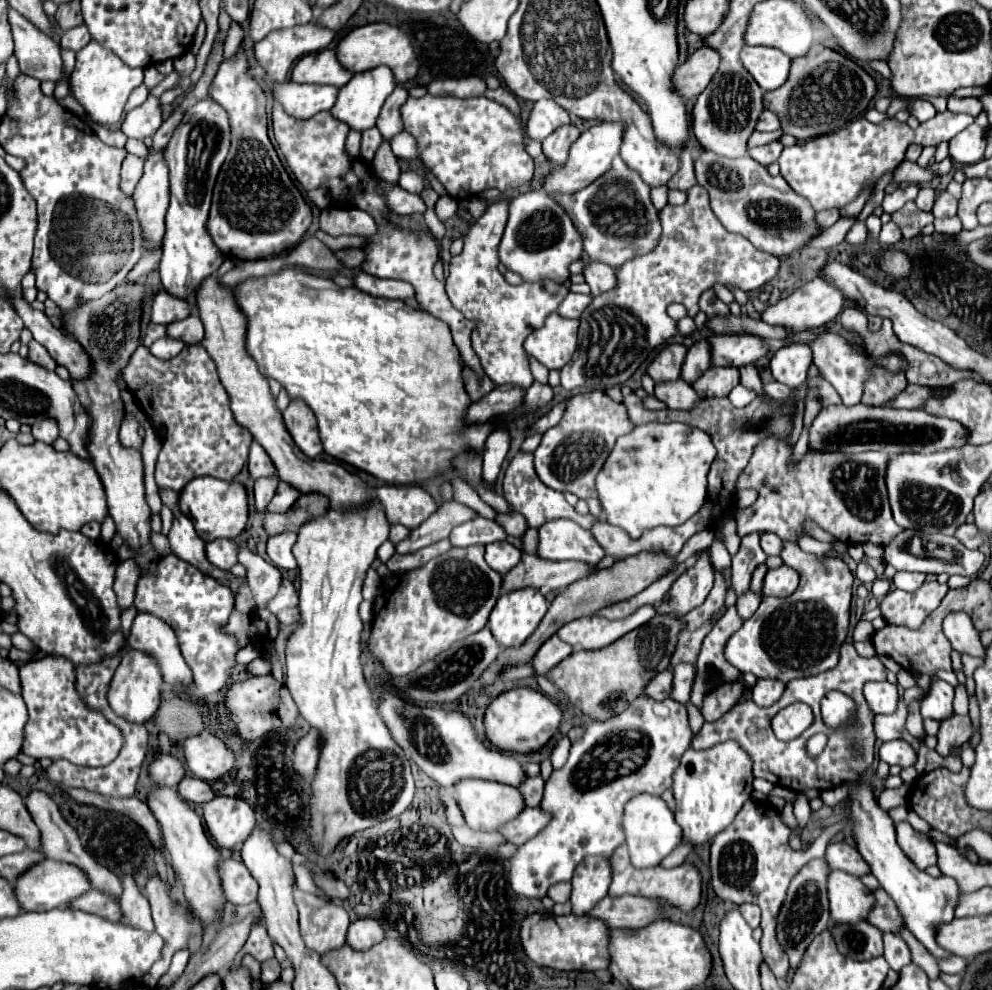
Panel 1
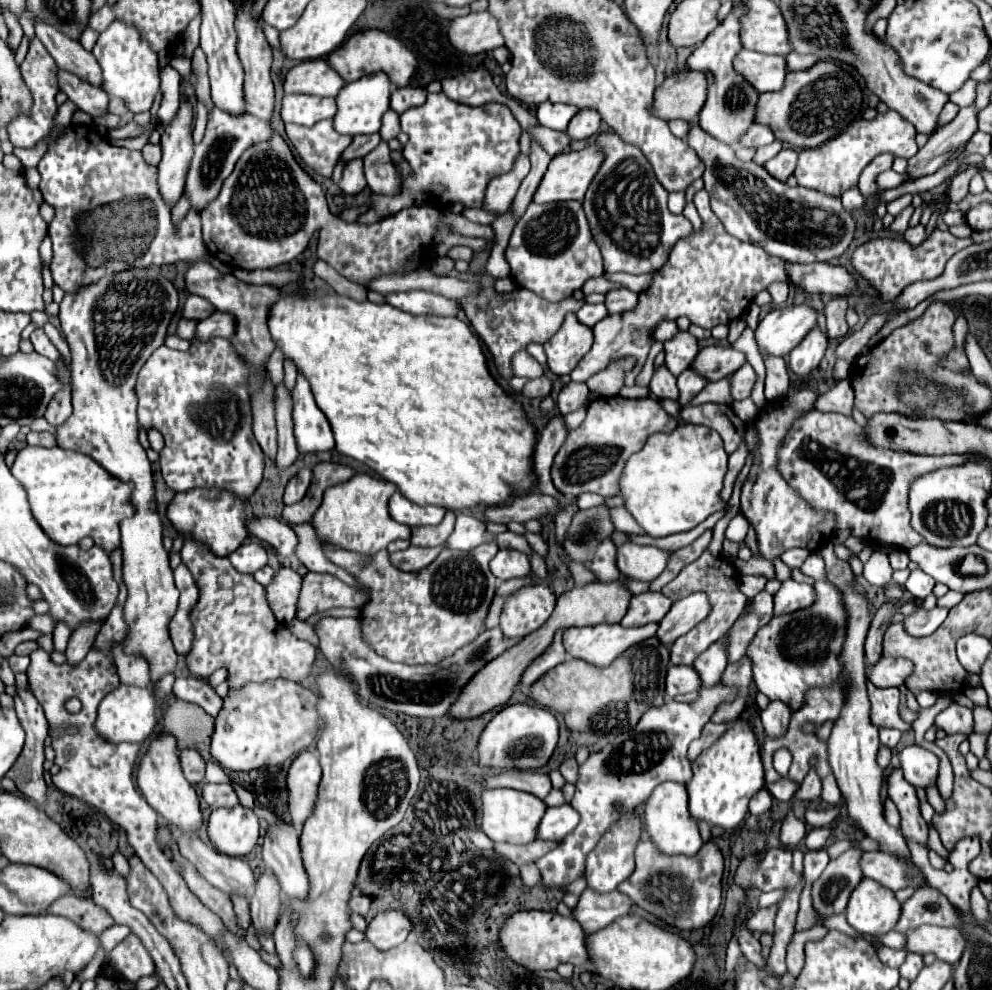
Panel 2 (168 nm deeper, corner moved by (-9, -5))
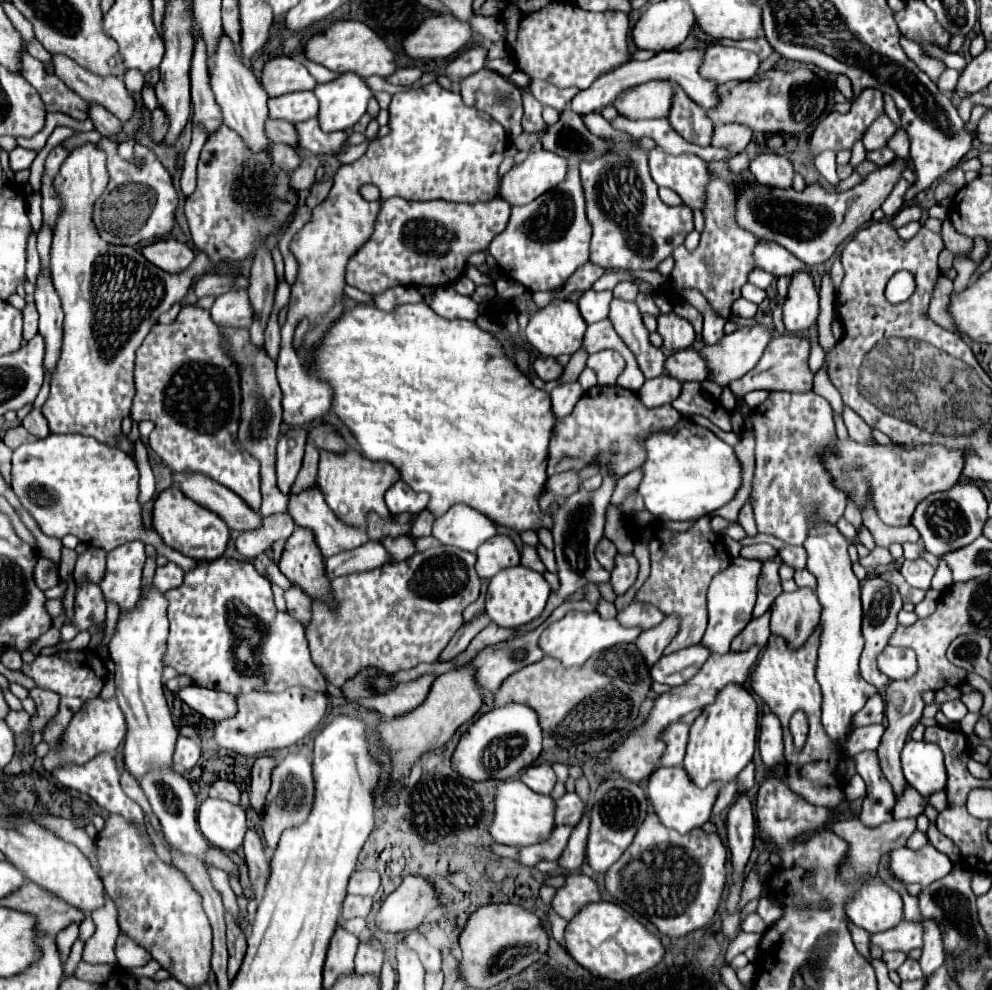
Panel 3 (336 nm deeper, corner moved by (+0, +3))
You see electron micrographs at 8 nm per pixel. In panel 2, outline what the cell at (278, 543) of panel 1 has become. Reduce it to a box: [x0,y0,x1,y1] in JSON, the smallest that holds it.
[247,518,297,558]

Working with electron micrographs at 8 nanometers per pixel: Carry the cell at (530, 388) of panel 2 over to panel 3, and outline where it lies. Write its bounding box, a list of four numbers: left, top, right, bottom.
[532,356,564,380]

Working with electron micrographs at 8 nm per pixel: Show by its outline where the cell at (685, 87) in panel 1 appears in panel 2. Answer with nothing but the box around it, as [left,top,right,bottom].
[653,70,707,122]

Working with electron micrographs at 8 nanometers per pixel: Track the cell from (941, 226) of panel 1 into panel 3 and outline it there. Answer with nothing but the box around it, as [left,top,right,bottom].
[942,220,974,254]

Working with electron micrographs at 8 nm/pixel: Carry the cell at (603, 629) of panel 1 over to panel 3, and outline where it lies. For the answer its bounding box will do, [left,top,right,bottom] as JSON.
[538,610,640,668]

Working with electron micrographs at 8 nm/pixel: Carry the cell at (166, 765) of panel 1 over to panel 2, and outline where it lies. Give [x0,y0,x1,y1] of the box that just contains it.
[179,750,205,784]

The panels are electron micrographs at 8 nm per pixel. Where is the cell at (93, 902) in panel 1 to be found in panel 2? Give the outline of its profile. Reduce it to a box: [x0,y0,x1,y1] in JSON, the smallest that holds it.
[47,892,115,934]

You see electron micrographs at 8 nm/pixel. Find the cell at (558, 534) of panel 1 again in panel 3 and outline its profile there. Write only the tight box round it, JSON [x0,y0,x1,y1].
[596,538,618,572]

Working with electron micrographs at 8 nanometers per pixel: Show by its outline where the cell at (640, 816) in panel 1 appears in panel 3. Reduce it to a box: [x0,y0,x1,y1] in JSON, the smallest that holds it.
[648,766,722,834]

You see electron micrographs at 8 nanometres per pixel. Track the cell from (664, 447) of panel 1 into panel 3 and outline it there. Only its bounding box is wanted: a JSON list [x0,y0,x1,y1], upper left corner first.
[638,420,742,520]

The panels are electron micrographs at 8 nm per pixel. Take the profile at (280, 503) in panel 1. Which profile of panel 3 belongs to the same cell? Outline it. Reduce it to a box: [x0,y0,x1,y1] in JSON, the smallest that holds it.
[276,428,308,494]

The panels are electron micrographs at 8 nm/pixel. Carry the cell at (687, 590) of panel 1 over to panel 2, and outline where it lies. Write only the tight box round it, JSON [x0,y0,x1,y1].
[657,592,711,646]

